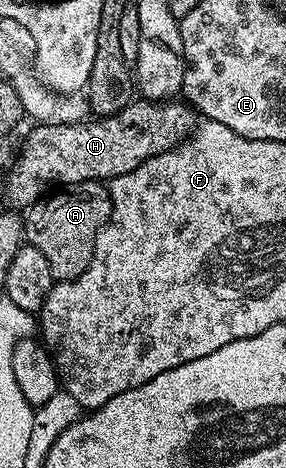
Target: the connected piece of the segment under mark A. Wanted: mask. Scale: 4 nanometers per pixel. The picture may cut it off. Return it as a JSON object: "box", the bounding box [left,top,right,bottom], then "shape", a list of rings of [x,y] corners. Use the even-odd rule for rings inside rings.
{"box":[24,181,112,282],"shape":[[[81,181],[51,192],[24,213],[24,237],[48,259],[55,282],[74,281],[92,263],[96,235],[108,223],[112,203],[109,188],[101,181]]]}

